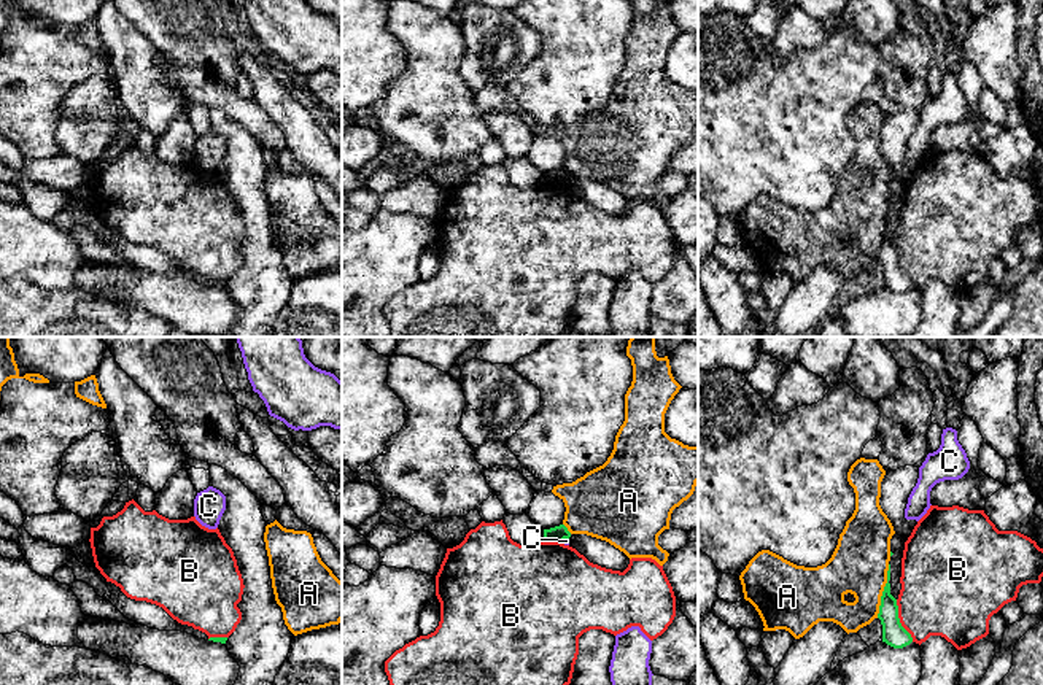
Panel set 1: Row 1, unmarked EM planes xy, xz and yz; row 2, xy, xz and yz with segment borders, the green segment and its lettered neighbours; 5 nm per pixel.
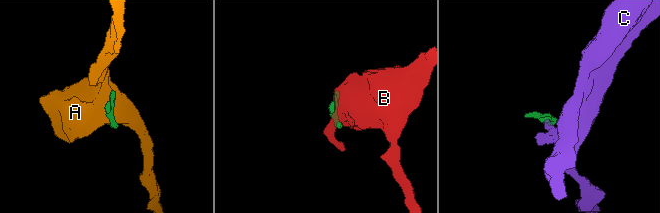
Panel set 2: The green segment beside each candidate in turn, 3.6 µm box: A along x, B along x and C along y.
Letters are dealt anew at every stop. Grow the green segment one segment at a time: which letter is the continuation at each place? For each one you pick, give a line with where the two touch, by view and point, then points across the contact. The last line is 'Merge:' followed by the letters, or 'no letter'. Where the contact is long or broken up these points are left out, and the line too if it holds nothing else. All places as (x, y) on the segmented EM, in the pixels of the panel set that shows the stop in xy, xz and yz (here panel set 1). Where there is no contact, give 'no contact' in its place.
Merge: no letter

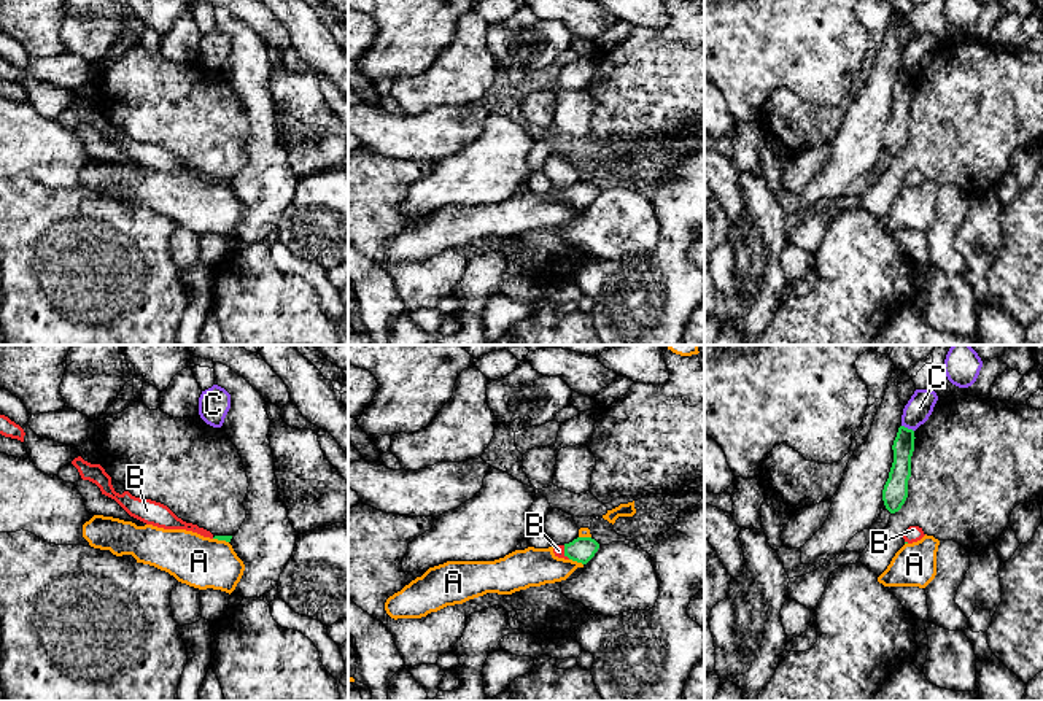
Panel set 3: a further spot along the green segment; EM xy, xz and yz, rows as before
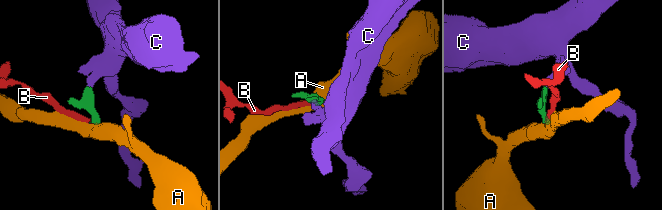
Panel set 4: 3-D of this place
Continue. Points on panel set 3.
B: meets green in xz at (565, 552); runs through xz (582, 549), (565, 552), (558, 550)
Merge: B

